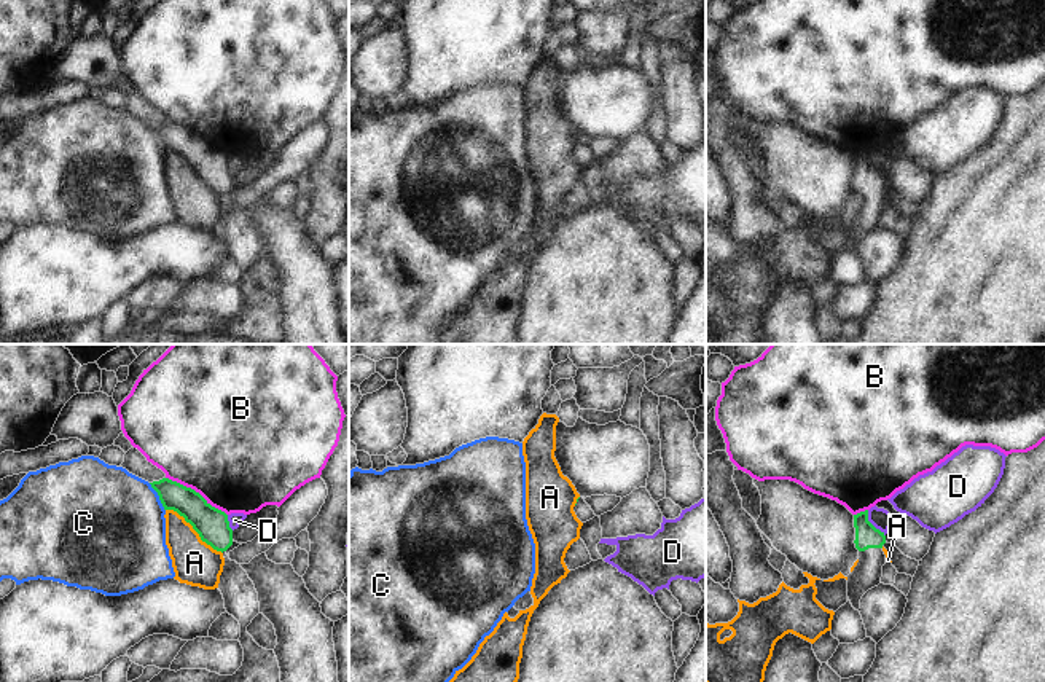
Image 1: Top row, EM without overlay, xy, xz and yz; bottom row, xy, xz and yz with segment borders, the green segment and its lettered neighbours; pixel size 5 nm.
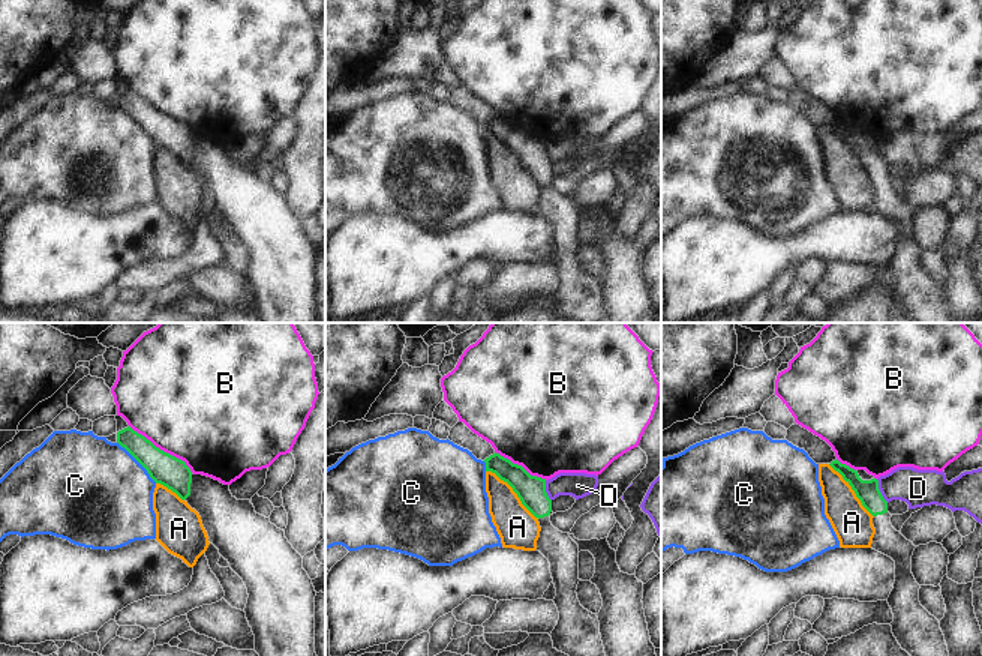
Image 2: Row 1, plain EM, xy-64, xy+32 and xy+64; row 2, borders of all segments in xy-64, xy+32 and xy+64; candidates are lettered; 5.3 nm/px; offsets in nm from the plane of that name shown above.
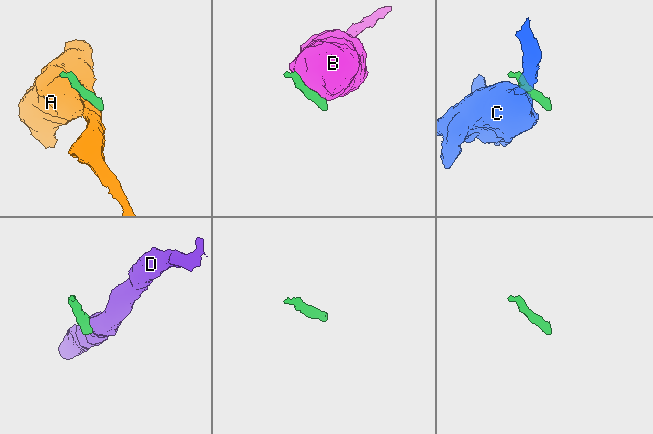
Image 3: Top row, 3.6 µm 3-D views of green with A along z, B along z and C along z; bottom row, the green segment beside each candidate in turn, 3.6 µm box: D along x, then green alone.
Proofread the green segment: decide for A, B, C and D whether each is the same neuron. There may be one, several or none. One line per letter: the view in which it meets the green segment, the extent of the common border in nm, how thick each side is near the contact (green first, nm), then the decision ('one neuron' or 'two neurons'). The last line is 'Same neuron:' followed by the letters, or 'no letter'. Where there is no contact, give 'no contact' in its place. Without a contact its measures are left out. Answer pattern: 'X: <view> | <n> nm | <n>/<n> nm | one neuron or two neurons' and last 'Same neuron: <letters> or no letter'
A: xy | 360 nm | 170/220 nm | two neurons
B: xy | 360 nm | 170/500 nm | two neurons
C: xy | 170 nm | 150/480 nm | two neurons
D: yz | 160 nm | 120/100 nm | two neurons
Same neuron: no letter

